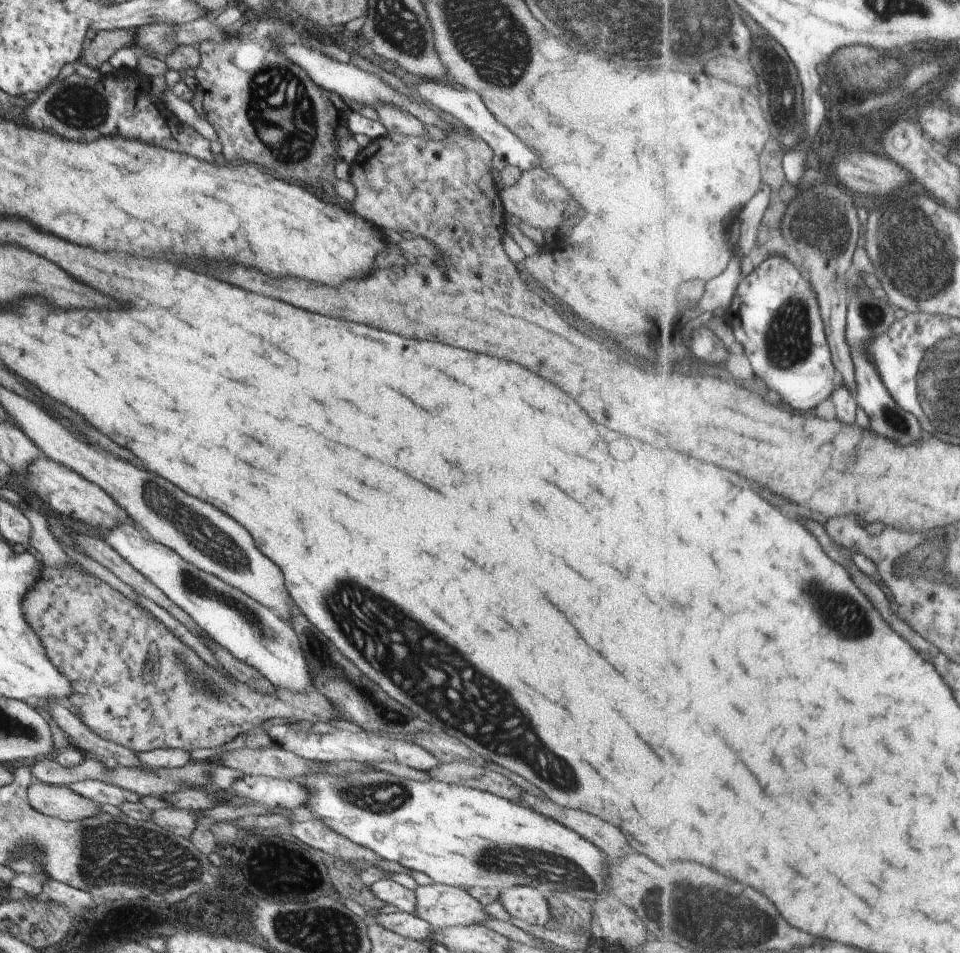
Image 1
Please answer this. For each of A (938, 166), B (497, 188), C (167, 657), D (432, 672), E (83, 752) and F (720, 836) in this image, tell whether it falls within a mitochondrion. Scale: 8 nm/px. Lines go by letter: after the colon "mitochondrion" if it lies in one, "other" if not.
A: other
B: other
C: mitochondrion
D: mitochondrion
E: other
F: other

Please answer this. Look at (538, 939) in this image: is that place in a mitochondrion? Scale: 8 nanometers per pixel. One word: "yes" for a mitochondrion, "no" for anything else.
no

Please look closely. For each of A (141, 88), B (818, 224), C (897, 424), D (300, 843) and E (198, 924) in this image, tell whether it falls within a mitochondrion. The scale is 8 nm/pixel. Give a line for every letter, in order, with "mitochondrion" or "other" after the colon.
A: other
B: mitochondrion
C: mitochondrion
D: other
E: other

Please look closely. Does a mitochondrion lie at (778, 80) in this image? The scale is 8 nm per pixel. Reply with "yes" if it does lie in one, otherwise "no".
yes

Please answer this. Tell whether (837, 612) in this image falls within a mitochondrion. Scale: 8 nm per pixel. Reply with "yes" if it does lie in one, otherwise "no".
yes

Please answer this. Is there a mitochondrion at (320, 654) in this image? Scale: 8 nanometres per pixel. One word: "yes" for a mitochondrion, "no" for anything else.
yes

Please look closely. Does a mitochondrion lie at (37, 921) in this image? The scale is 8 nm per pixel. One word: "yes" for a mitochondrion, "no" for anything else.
yes

